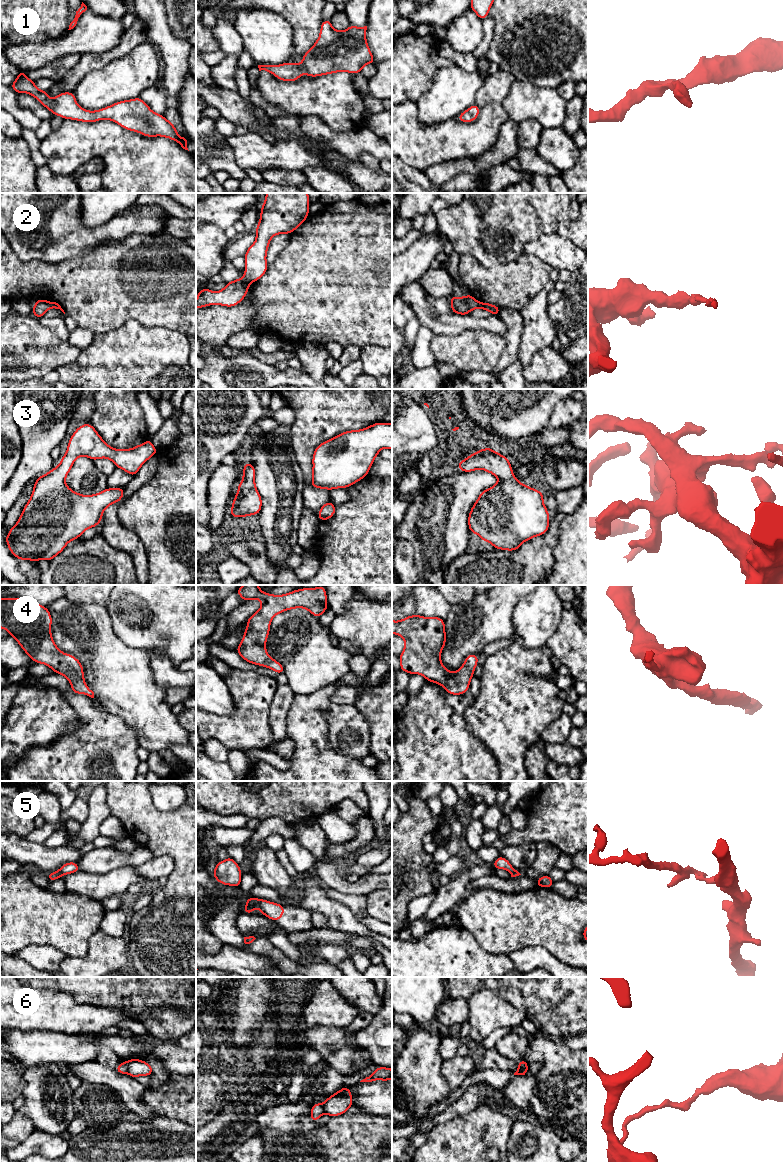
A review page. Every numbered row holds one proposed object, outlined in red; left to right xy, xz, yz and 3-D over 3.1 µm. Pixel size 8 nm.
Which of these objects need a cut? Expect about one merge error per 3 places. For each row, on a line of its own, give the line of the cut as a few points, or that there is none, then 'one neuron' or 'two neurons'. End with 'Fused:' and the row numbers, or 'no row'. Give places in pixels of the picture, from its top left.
1: no cut; one neuron
2: cut in xy along (50, 302), (52, 307); two neurons
3: no cut; one neuron
4: no cut; one neuron
5: cut in xz along (258, 899), (256, 906); two neurons
6: cut in xy along (125, 1062), (127, 1072); two neurons
Fused: 2, 5, 6

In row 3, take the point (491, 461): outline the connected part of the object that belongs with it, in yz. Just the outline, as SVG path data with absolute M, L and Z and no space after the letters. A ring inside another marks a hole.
M487 447L469 455L458 463L456 467L463 472L473 472L477 469L483 469L498 478L497 484L480 493L468 516L470 532L479 535L482 541L491 543L495 549L515 551L521 547L523 542L533 537L544 535L548 531L550 515L543 502L544 494L537 489L522 484L515 478L508 457Z

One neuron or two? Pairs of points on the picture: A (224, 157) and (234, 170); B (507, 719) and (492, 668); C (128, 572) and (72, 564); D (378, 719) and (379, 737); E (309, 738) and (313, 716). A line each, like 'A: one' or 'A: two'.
A: one
B: one
C: one
D: one
E: one

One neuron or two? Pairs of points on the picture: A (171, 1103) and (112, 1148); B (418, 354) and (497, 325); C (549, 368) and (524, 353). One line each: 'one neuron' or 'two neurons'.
A: two neurons
B: two neurons
C: two neurons

